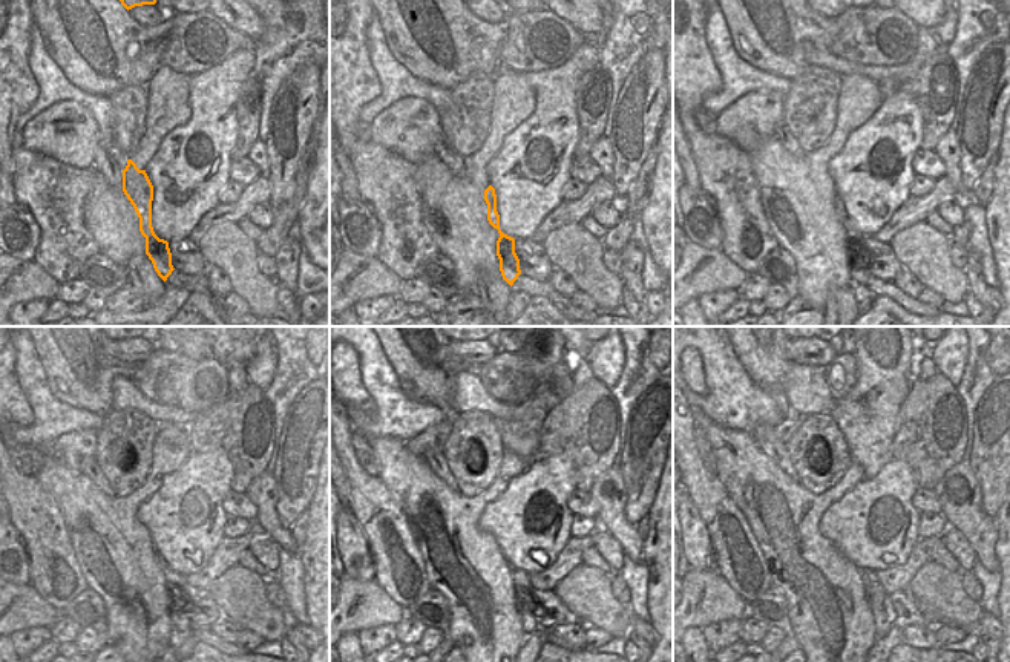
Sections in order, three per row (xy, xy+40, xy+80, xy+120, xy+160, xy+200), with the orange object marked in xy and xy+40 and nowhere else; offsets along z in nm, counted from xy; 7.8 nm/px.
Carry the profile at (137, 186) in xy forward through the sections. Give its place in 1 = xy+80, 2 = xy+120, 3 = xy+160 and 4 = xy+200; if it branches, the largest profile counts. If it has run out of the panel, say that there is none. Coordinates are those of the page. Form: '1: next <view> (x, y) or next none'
1: next xy+80 (859, 258)
2: next xy+120 (178, 604)
3: next xy+160 (524, 601)
4: next xy+200 (875, 593)

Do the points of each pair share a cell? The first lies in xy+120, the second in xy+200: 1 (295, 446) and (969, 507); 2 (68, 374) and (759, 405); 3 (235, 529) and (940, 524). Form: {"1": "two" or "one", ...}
{"1": "two", "2": "two", "3": "one"}

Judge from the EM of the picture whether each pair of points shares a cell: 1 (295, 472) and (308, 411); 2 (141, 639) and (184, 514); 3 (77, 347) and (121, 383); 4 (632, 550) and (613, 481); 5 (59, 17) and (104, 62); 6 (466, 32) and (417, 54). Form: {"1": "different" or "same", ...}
{"1": "same", "2": "different", "3": "different", "4": "same", "5": "same", "6": "same"}

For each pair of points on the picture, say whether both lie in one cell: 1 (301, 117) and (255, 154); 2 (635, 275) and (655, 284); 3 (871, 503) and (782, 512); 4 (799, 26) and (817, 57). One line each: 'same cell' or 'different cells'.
1: different cells
2: different cells
3: different cells
4: different cells

